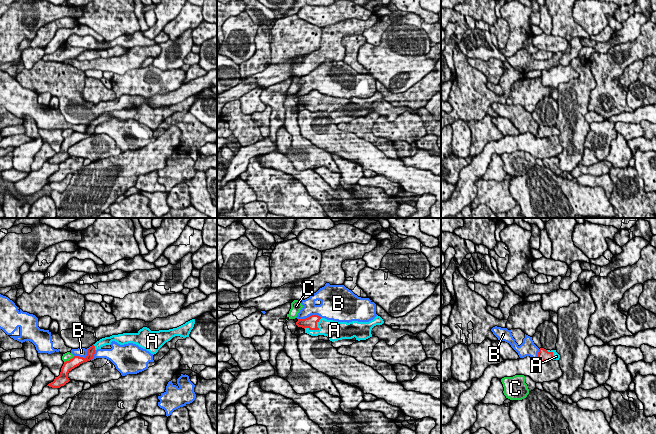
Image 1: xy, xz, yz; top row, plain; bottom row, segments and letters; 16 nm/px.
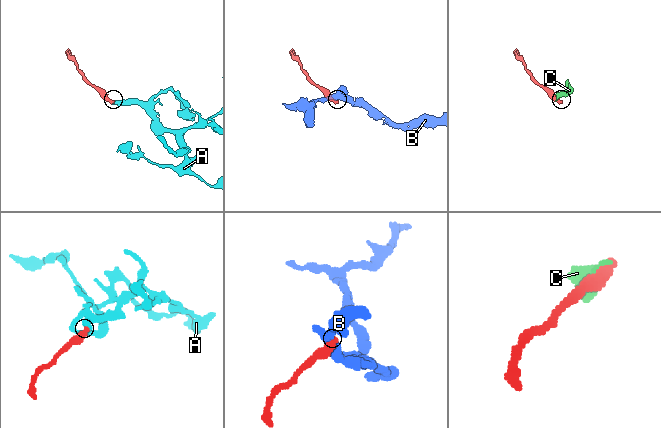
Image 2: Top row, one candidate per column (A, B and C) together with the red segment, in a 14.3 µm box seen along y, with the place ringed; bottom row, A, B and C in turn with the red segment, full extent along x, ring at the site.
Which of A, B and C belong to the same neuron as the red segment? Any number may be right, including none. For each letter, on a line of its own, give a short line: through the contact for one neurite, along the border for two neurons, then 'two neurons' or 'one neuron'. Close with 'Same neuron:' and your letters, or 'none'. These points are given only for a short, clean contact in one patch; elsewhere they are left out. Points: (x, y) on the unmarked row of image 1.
A: one neuron
B: line xy (91, 122), (84, 133), (74, 132); two neurons
C: two neurons
Same neuron: A

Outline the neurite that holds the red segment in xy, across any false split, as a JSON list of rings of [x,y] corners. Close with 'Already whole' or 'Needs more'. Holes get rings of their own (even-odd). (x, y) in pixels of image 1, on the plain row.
[[[192,95],[177,104],[169,106],[151,107],[149,104],[143,103],[137,109],[123,109],[102,114],[88,125],[87,132],[85,134],[74,132],[69,137],[64,138],[60,151],[55,153],[54,157],[49,159],[47,162],[52,164],[60,164],[61,162],[64,162],[70,157],[68,154],[68,149],[72,145],[93,135],[97,125],[101,125],[105,121],[110,121],[112,117],[115,117],[120,121],[133,119],[143,125],[146,125],[154,131],[166,118],[170,117],[173,113],[189,113],[194,100],[195,95]]]. Needs more

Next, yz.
[[[540,124],[538,128],[538,137],[545,138],[549,136],[559,136],[560,131],[556,128],[556,126],[546,126],[544,124]]]. Needs more

